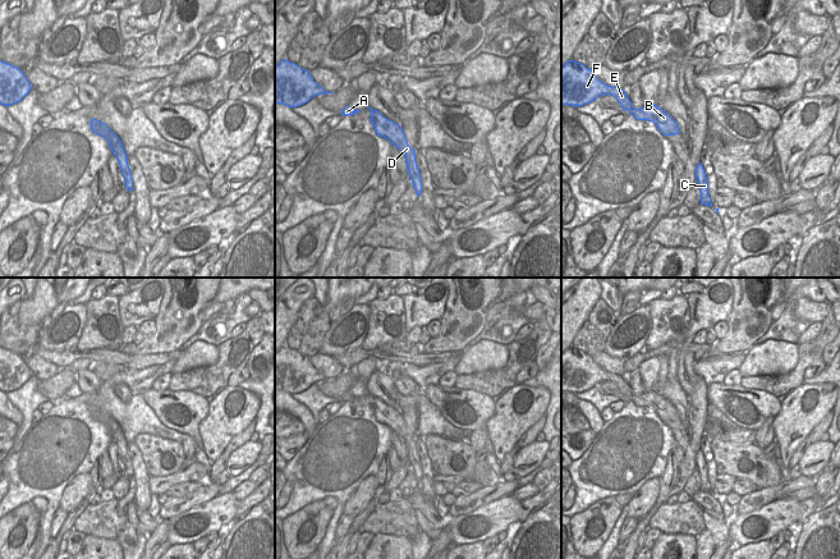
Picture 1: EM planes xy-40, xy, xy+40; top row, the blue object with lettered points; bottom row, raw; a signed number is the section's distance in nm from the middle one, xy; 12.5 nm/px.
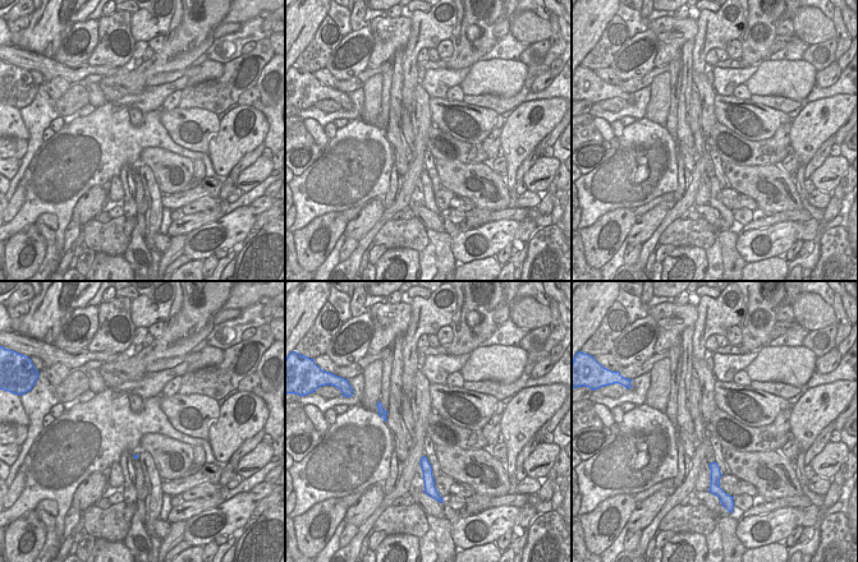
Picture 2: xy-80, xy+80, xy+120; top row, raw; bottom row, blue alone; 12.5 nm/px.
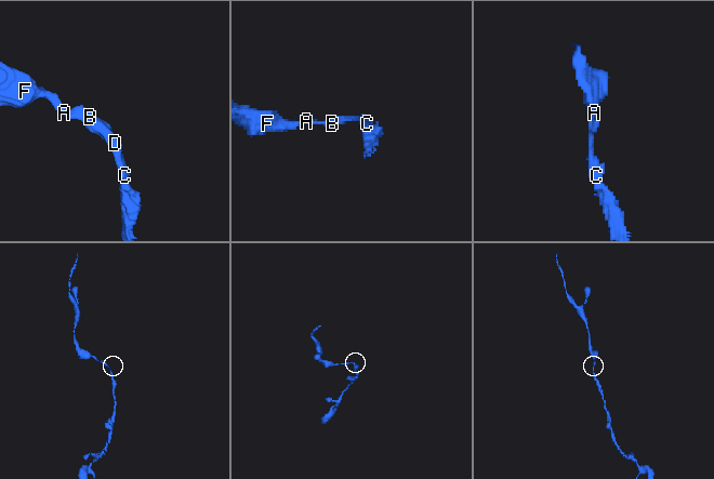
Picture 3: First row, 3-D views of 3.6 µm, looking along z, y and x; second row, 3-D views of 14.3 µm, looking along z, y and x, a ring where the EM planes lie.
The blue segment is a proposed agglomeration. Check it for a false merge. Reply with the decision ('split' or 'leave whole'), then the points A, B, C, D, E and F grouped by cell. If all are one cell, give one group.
leave whole | A B C D E F

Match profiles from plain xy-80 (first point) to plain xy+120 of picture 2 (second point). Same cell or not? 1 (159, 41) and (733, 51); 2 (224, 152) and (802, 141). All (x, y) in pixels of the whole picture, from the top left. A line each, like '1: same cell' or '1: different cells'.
1: same cell
2: same cell

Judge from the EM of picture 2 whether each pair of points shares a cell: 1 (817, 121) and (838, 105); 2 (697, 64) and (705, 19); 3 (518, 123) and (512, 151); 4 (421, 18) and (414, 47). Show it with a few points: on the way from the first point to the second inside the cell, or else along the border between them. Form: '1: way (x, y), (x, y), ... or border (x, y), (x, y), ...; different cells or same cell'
1: way (824, 124), (834, 111); same cell
2: way (698, 53), (703, 31); same cell
3: way (518, 129), (515, 144); same cell
4: way (422, 26), (420, 40); same cell

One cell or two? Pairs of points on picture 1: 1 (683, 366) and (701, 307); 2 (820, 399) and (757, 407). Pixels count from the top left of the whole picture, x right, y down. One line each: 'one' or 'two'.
1: one
2: two

